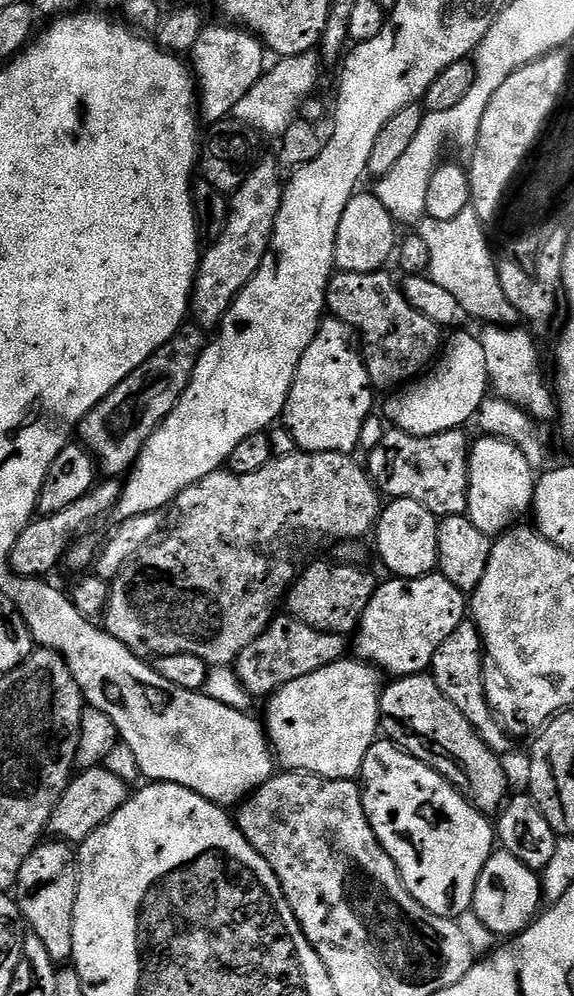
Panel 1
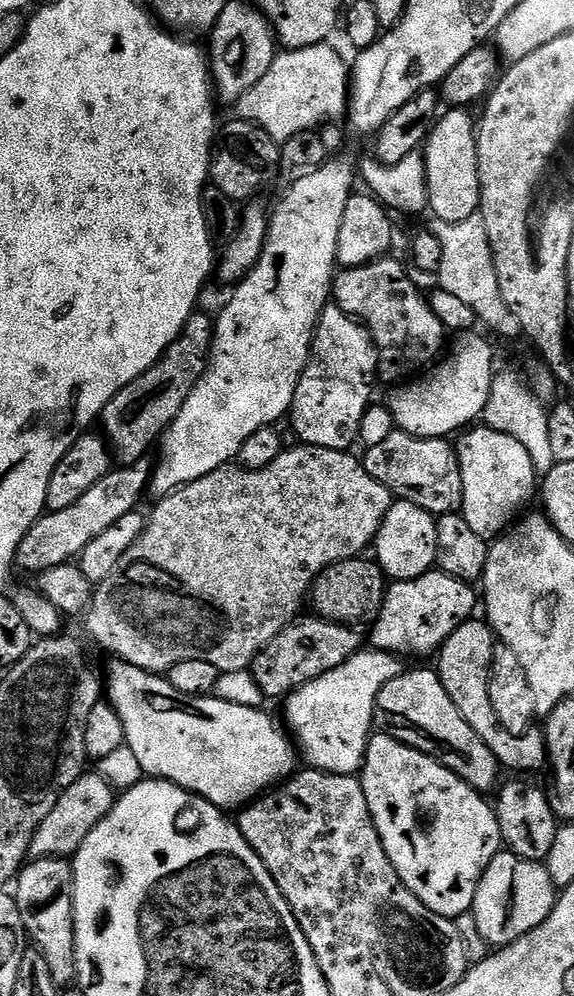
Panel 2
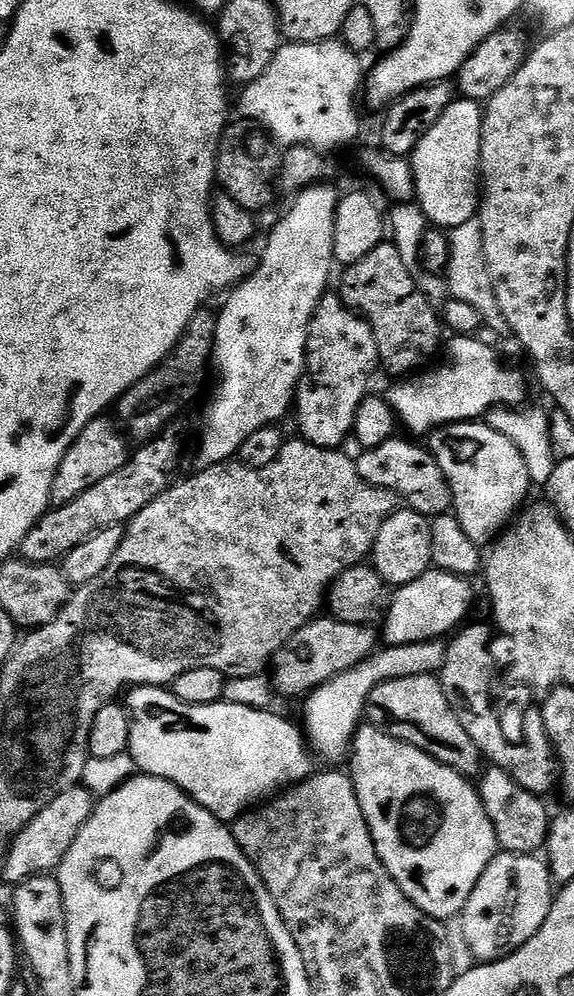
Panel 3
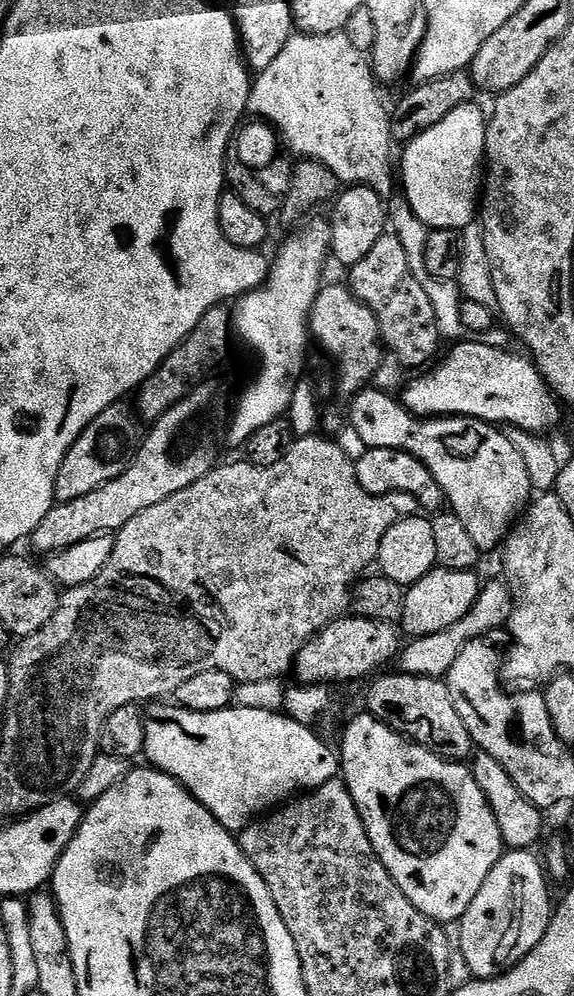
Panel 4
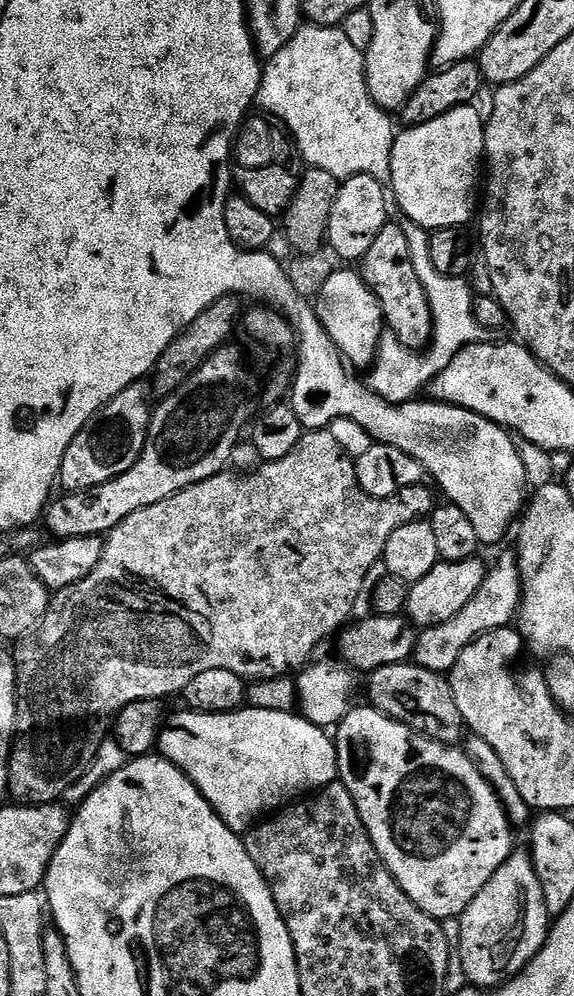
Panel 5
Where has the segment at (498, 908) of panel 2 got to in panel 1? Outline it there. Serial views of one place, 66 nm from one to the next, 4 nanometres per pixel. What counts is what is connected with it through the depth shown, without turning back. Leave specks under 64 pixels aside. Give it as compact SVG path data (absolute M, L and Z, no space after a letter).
M496 850L482 870L478 886L474 886L471 910L476 912L496 937L515 938L537 919L541 911L540 902L542 903L541 877L533 869L518 862L514 854Z

